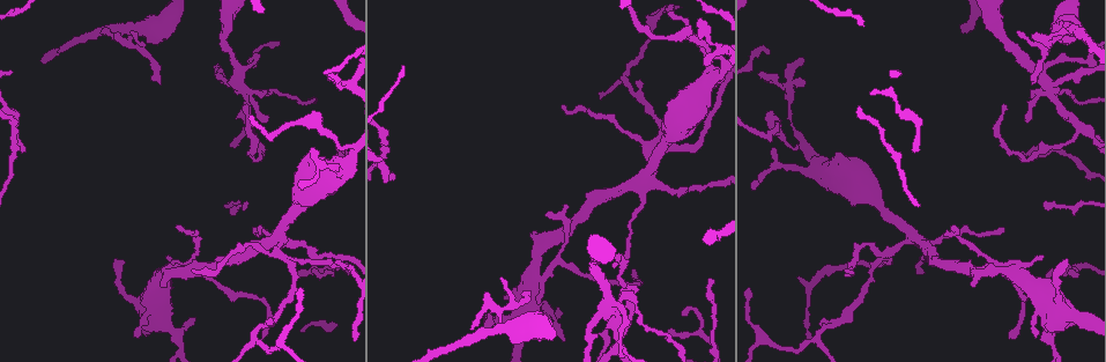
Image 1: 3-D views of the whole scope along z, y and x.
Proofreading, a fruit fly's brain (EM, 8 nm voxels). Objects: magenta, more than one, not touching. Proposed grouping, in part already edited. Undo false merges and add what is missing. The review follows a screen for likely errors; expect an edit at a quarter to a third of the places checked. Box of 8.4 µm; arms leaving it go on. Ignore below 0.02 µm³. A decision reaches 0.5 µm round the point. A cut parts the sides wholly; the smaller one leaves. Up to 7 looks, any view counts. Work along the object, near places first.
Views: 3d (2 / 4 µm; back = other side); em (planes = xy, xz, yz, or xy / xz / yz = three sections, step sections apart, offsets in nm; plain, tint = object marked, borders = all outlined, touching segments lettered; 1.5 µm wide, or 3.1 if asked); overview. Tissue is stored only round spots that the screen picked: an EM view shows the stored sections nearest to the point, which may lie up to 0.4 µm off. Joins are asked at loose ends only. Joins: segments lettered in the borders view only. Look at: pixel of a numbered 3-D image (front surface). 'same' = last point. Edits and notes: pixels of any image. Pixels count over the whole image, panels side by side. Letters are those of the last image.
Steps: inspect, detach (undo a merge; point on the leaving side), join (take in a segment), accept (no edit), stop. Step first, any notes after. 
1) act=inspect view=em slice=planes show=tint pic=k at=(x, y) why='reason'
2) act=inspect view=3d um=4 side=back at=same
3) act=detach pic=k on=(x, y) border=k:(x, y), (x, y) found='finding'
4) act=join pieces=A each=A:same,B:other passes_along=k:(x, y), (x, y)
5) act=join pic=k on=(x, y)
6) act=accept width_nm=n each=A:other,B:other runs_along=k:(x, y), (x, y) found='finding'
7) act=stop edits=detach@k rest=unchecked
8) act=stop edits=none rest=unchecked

act=inspect view=3d um=2 pic=1 at=(649, 17) why='abrupt turn'

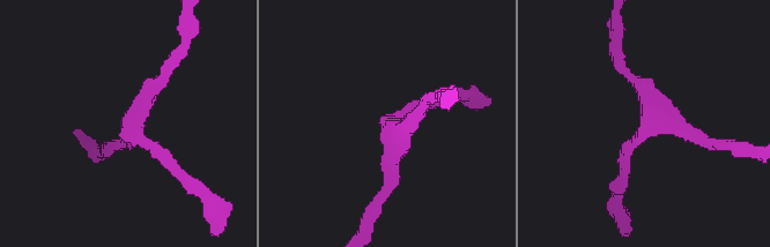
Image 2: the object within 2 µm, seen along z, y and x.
act=inspect view=em slice=planes show=borders pic=2 at=(393, 120) why='now the EM'

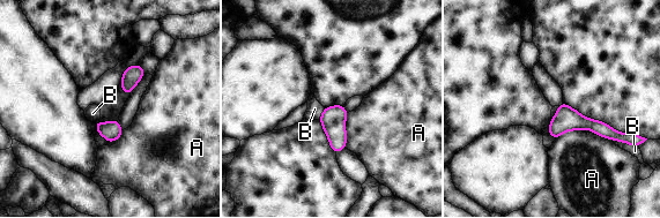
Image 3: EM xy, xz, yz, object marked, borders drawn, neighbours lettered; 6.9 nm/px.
act=accept each=A:other,B:other border=3:(613, 140), (629, 144) found='one neuron here'

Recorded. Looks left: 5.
act=inspect view=3d um=4 side=back pic=1 at=(562, 106)

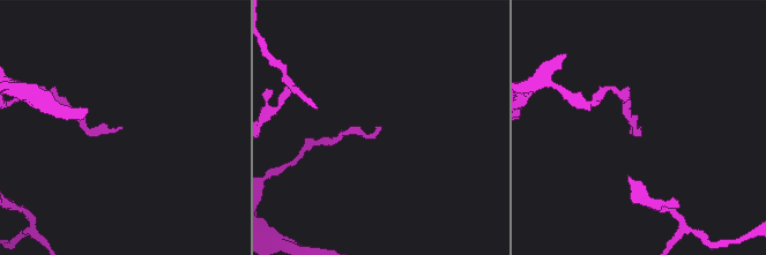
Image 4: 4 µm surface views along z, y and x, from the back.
act=inspect view=em slice=xz step=8 show=tint pic=4 at=(380, 126) why='now the EM'

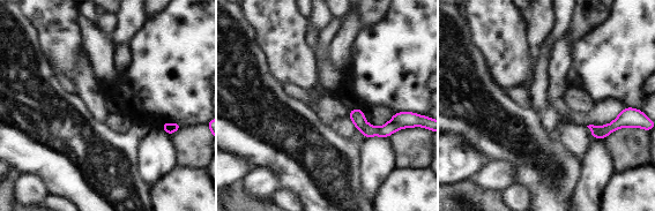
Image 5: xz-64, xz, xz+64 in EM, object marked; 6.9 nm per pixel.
act=inspect view=em slice=xz step=8 show=borders at=same why='see the neighbours'

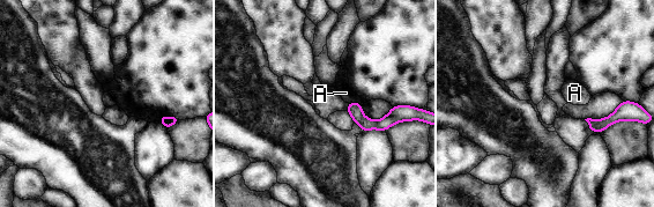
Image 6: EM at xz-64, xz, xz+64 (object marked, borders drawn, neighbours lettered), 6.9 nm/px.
act=accept each=A:other border=6:(348, 102), (358, 102), (362, 105) found='none of them fits'

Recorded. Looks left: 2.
act=inspect view=em slice=xz step=4 show=borders pic=1 at=(1003, 229) why='thin end'

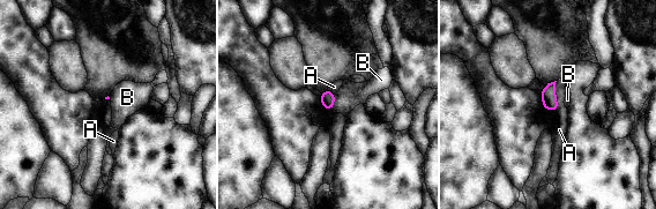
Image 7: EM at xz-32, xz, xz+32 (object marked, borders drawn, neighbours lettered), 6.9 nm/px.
act=accept each=A:other,B:other border=7:(557, 81), (556, 110) found='none of them fits'

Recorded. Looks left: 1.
act=stop edits=none rest=unchecked

